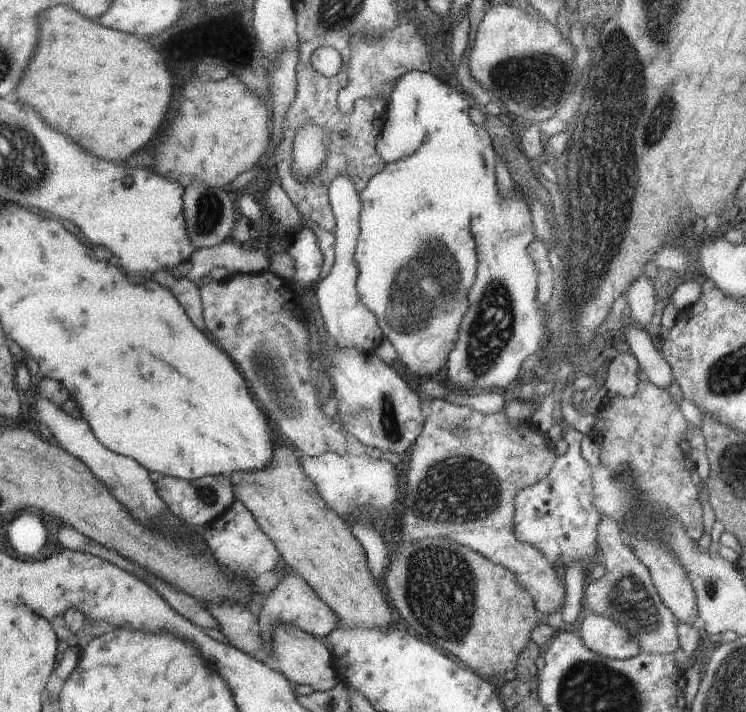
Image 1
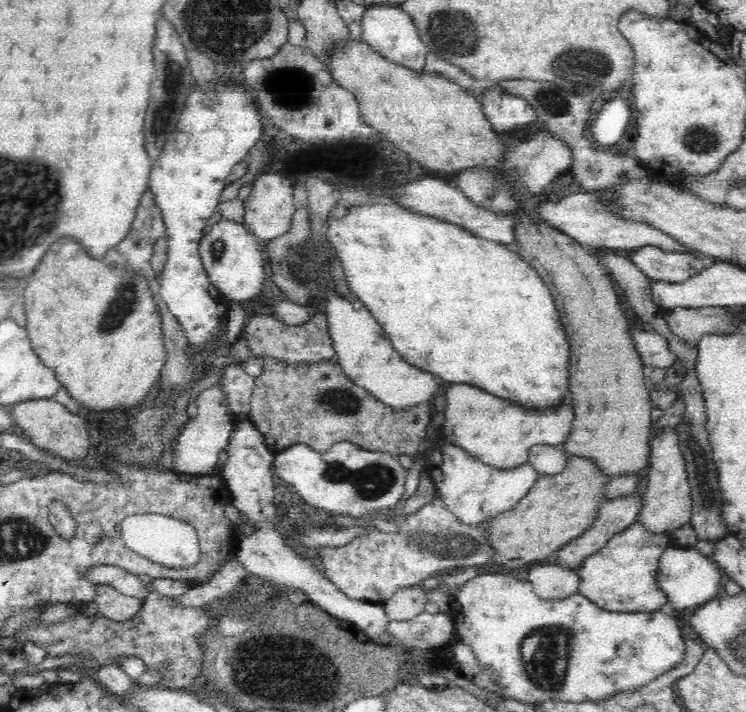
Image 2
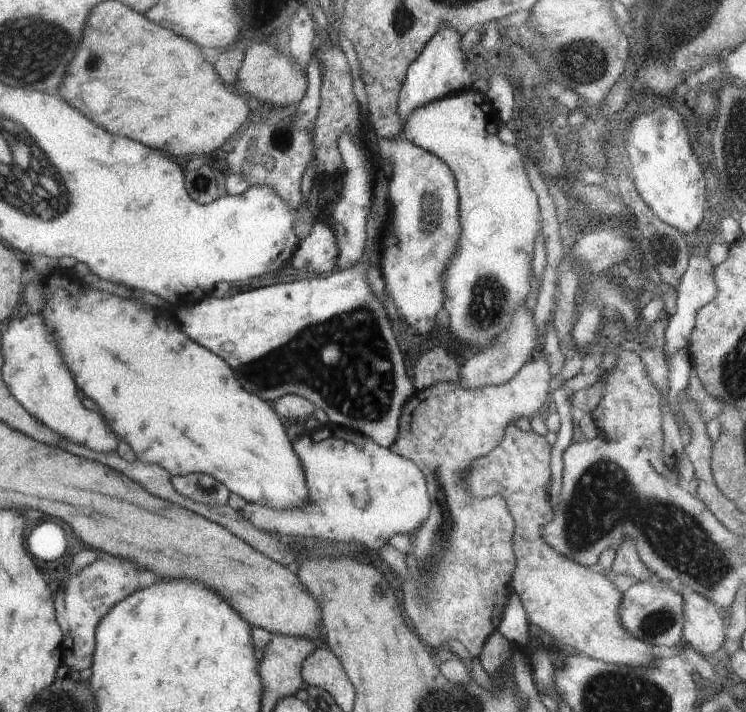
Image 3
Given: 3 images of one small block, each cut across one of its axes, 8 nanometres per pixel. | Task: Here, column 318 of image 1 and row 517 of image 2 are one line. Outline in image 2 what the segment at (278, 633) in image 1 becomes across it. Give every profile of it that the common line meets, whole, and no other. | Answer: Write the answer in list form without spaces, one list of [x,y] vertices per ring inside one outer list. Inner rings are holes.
[[[676,427],[654,432],[649,455],[650,470],[647,489],[643,496],[643,508],[638,521],[654,534],[668,535],[691,522],[691,486],[689,485],[686,461],[680,450]]]

